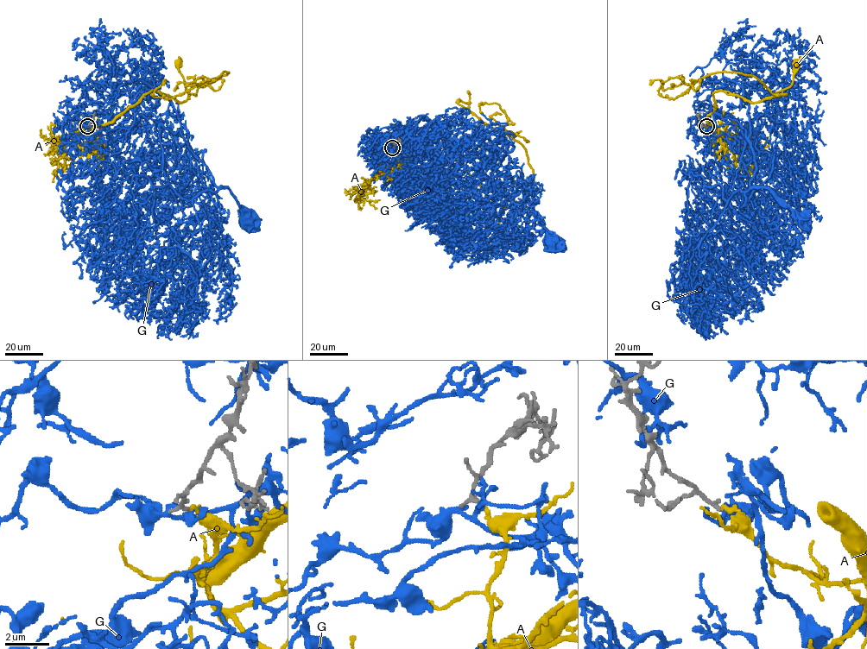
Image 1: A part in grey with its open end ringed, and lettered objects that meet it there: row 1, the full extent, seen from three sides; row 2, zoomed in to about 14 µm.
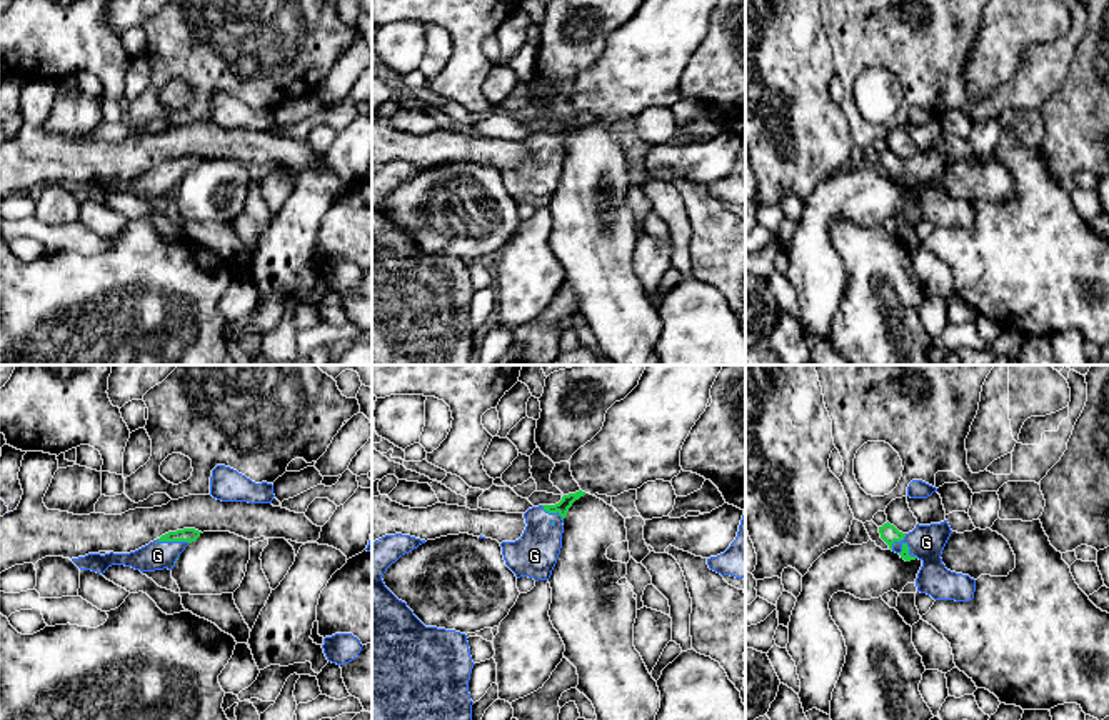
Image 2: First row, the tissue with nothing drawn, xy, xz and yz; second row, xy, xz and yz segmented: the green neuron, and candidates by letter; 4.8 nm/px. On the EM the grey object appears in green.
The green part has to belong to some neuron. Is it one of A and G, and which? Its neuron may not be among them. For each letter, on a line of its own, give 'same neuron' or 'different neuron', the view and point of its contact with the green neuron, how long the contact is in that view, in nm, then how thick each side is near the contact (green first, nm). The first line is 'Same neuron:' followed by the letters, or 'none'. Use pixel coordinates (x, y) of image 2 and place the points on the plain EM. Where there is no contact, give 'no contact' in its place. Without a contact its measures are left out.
Same neuron: G
A: different neuron | no contact
G: same neuron | xy (174, 167) | 160 nm | 70/140 nm

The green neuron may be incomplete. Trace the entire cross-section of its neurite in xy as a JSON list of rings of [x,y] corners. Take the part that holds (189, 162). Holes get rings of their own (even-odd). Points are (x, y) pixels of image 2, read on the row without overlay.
[[[183,155],[177,158],[168,158],[160,165],[150,168],[148,172],[130,178],[130,180],[88,180],[85,183],[72,185],[72,188],[80,197],[92,197],[97,200],[105,200],[112,192],[125,192],[135,197],[155,198],[175,193],[177,185],[185,177],[185,173],[195,168],[202,158],[195,155]]]

